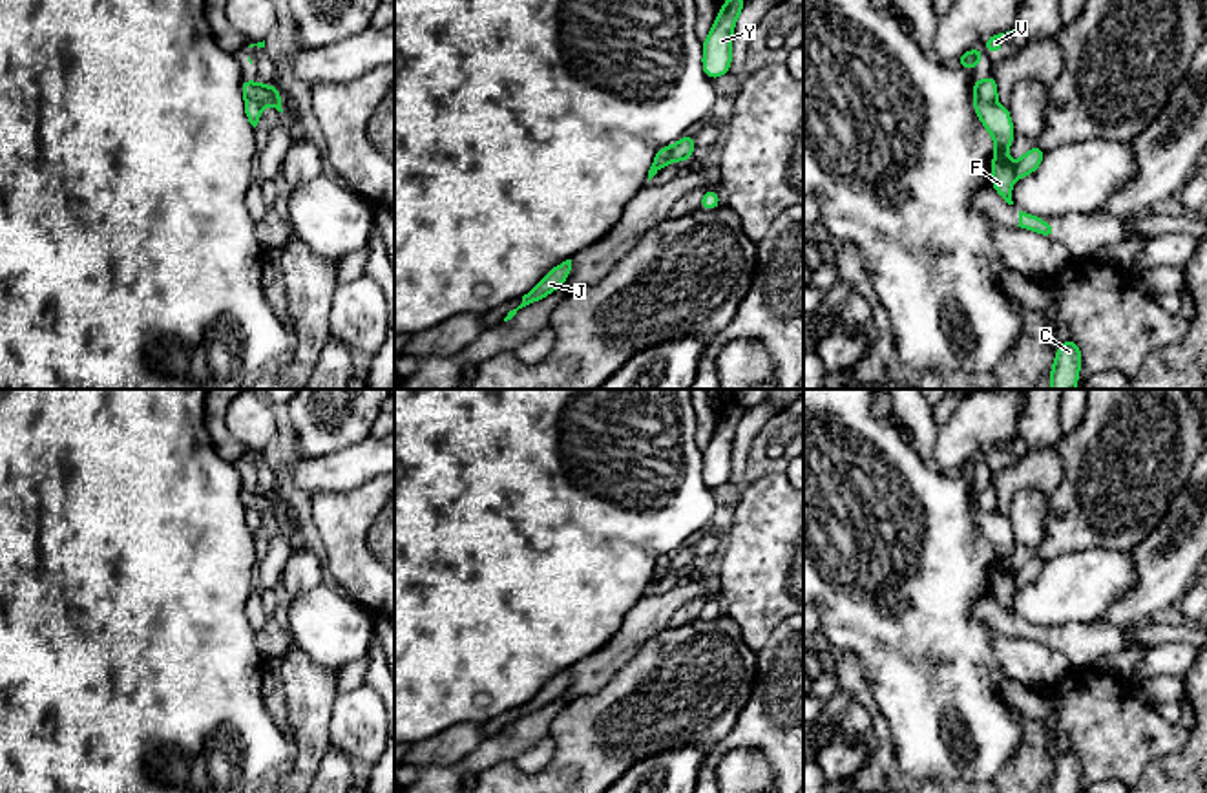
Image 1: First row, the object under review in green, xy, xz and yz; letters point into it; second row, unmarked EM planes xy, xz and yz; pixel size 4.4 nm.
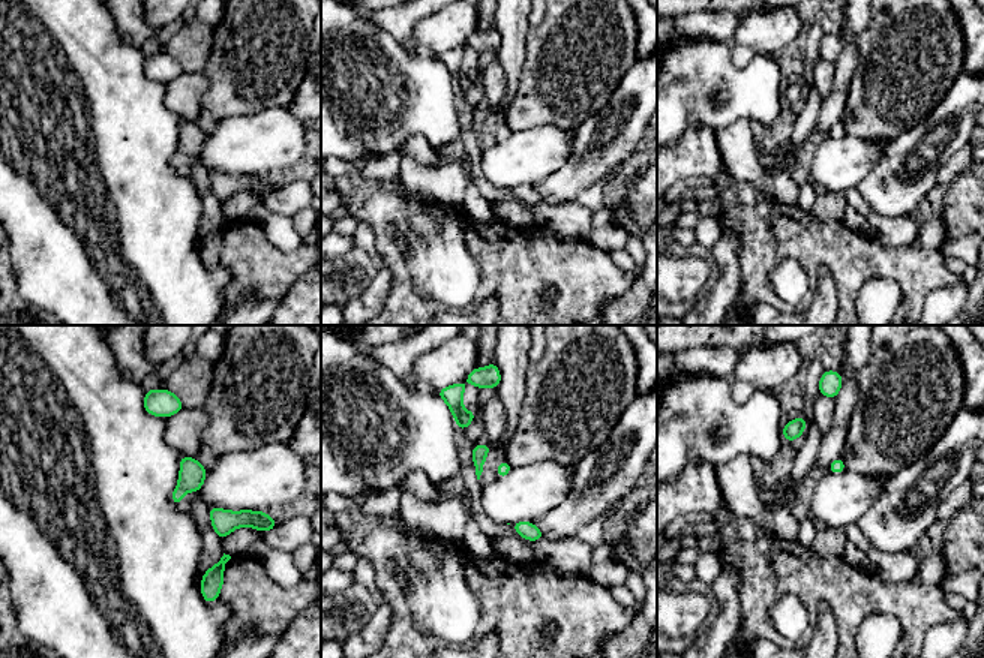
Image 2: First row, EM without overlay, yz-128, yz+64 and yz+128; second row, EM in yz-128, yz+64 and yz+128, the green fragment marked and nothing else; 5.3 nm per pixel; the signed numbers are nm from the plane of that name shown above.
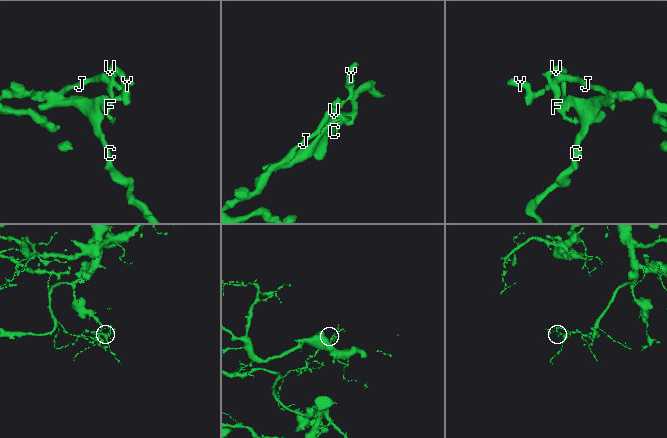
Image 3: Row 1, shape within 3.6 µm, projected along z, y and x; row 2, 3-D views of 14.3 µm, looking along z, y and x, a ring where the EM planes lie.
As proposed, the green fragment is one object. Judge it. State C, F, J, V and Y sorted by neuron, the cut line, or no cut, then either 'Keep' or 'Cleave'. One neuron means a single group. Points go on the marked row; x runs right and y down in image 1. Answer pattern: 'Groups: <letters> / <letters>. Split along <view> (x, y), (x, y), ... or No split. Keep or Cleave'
Groups: C F V / J Y. Split along yz (976, 83), (976, 94), (994, 105). Cleave

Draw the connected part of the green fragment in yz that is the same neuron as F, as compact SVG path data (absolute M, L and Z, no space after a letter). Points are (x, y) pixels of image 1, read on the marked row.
M973 80L973 110L995 141L995 153L992 159L992 186L1008 205L1013 205L1010 192L1013 181L1035 172L1043 163L1046 152L1035 144L1017 163L1012 164L1008 159L1008 148L1013 141L1015 132L1010 110L1006 106L988 104L981 100L975 93L975 84L977 82Z

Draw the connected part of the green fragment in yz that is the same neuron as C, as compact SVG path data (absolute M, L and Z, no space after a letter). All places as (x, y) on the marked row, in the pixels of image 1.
M1066 340L1057 347L1052 373L1050 389L1077 389L1077 376L1081 369L1081 349L1074 340Z

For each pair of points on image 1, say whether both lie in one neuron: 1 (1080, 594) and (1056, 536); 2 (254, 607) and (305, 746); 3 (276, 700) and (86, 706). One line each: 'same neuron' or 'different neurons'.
1: different neurons
2: different neurons
3: different neurons

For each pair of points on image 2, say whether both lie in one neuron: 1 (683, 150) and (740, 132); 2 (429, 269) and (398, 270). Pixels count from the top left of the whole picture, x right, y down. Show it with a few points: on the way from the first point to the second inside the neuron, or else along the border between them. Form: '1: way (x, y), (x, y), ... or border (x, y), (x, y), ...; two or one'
1: border (684, 129), (705, 125), (725, 162); two
2: border (407, 234), (404, 264), (411, 287), (429, 297); two

